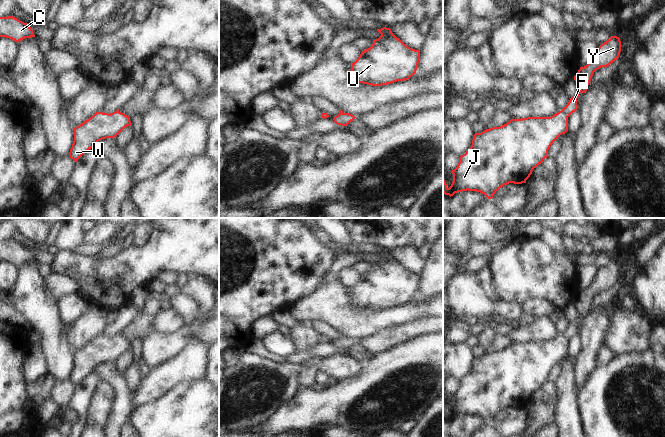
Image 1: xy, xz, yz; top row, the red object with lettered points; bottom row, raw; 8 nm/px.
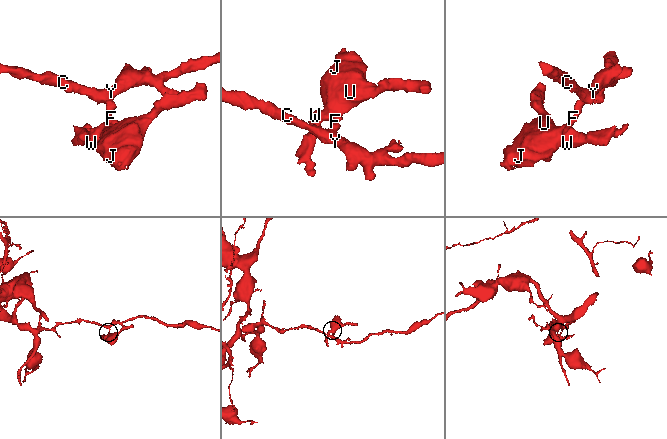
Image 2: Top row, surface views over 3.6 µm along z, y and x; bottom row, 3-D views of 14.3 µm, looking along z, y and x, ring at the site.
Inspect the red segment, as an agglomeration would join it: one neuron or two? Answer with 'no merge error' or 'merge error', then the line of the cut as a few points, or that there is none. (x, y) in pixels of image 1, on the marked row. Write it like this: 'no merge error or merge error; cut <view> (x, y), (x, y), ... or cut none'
merge error; cut yz (561, 110), (568, 116)

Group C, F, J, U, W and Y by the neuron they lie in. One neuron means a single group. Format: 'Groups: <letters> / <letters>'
Groups: C F Y / J U W.

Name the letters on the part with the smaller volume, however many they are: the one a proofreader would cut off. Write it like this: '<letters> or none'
J, U, W

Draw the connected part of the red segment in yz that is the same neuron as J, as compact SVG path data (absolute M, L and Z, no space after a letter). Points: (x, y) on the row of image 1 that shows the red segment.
M559 111L551 117L511 119L500 127L475 133L471 147L460 156L457 167L451 171L453 182L449 188L443 179L443 193L451 197L468 190L480 192L492 199L504 185L526 183L533 169L547 158L553 142L567 131L568 116Z

